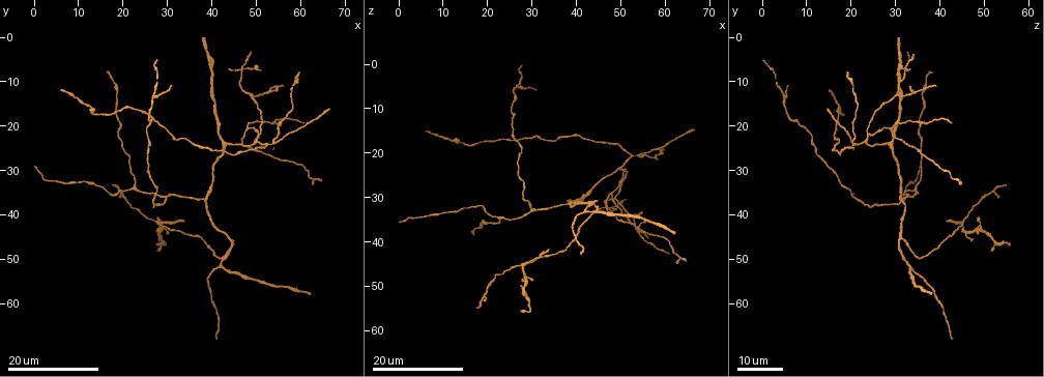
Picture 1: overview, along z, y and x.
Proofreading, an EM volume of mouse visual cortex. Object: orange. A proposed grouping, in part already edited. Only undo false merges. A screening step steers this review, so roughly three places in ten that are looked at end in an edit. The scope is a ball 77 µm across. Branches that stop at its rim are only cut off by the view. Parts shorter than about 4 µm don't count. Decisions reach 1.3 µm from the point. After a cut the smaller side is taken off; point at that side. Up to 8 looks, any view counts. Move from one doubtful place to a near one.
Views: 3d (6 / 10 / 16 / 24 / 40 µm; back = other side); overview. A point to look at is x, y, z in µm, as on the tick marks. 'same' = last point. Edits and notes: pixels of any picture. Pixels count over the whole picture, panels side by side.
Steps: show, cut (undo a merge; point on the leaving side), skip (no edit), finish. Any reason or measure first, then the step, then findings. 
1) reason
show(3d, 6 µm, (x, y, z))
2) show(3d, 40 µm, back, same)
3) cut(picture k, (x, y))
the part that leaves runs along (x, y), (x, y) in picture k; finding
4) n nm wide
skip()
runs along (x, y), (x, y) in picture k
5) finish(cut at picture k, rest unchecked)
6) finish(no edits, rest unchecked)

looks like a crossing
show(3d, 24 µm, (28.5, 42.0, 45.0))

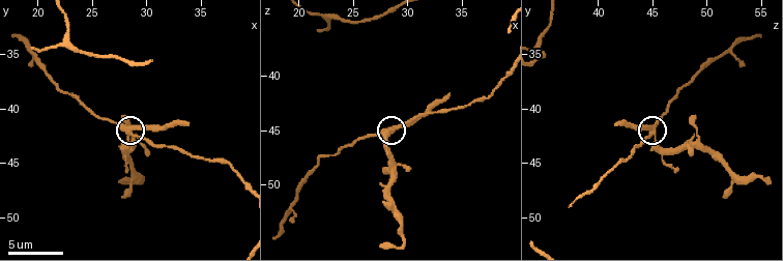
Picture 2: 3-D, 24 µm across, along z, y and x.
show(3d, 6 µm, (28.2, 42.4, 44.8))

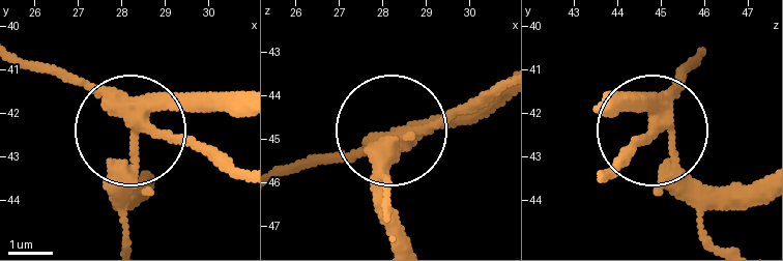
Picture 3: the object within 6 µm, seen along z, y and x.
cut(picture 3, (120, 170))
the part that leaves runs along (661, 116), (679, 168), (724, 190), (758, 186) in picture 3; a second neuron is stuck on

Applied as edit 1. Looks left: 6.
arms part here
show(3d, 24 µm, (48.5, 12.5, 30.0))

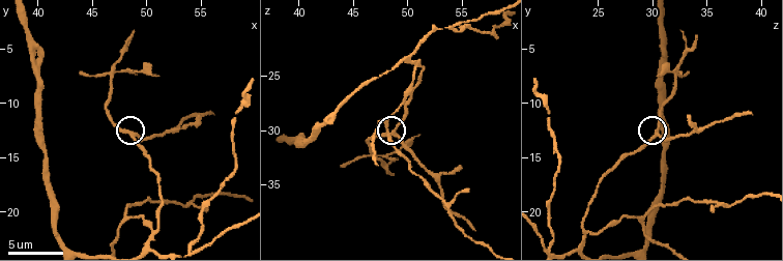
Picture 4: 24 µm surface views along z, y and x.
show(3d, 6 µm, (48.6, 12.6, 30.2))

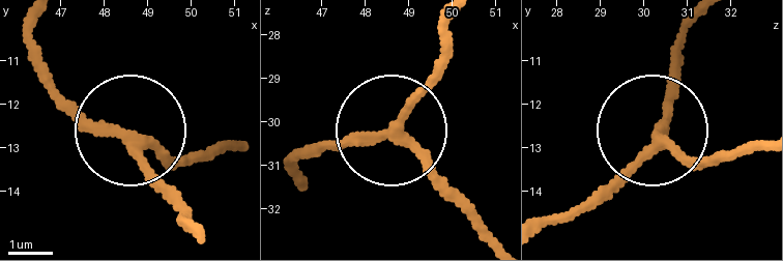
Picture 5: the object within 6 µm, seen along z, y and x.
skip()
runs along (446, 25), (439, 80), (390, 133), (301, 147) in picture 5; all the same neuron

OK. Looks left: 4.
arms part here
show(3d, 10 µm, (47.8, 20.6, 29.2))

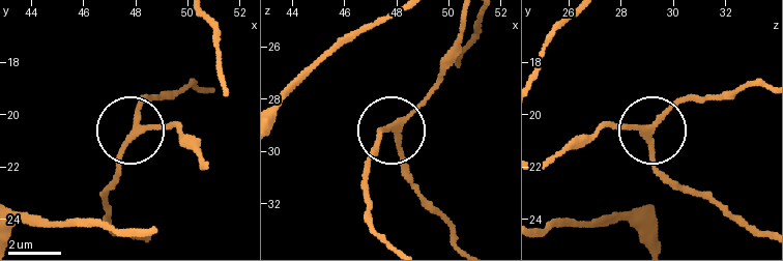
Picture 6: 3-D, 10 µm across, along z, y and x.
show(3d, 10 µm, back, (48.0, 20.5, 29.2))

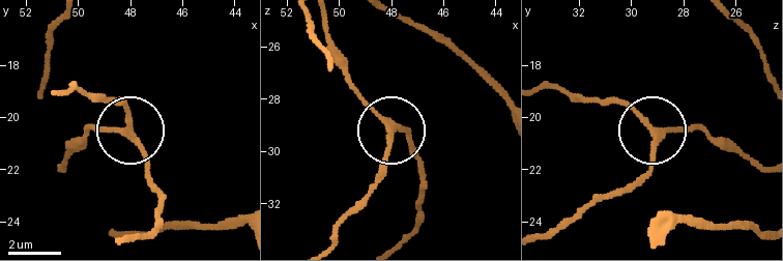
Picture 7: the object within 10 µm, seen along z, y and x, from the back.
190 nm wide
skip()
runs along (762, 170), (702, 132), (656, 129), (622, 105), (598, 98) in picture 7; continuous, no second neuron

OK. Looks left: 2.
branch point
show(3d, 16 µm, (30.5, 35.5, 33.0))

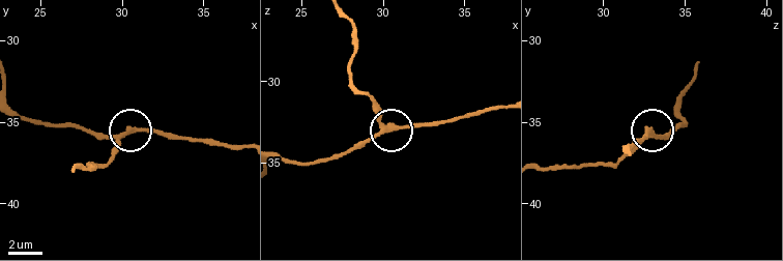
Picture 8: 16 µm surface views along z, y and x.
show(3d, 10 µm, (30.0, 35.9, 33.0))

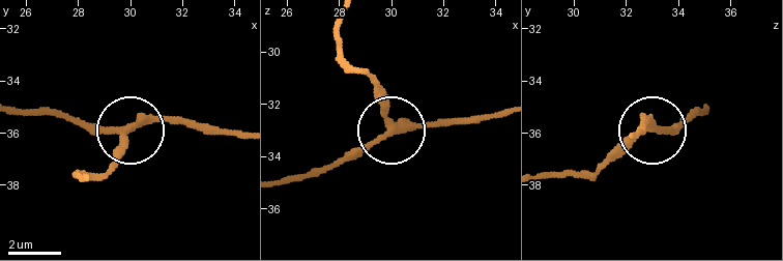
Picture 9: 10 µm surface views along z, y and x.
3 arms
skip()
runs along (239, 131), (199, 122), (81, 128) in picture 9; continuous, no second neuron

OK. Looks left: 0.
finish(cut at picture 3, rest unchecked)

